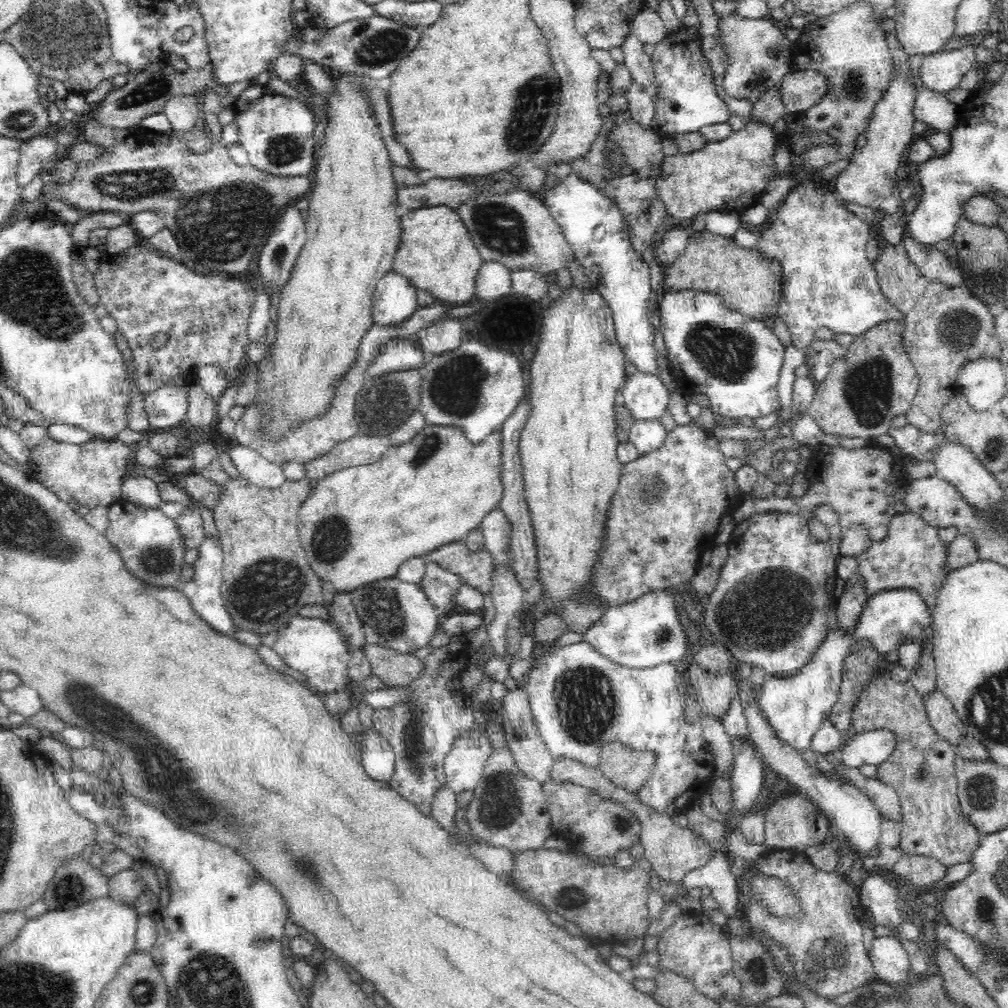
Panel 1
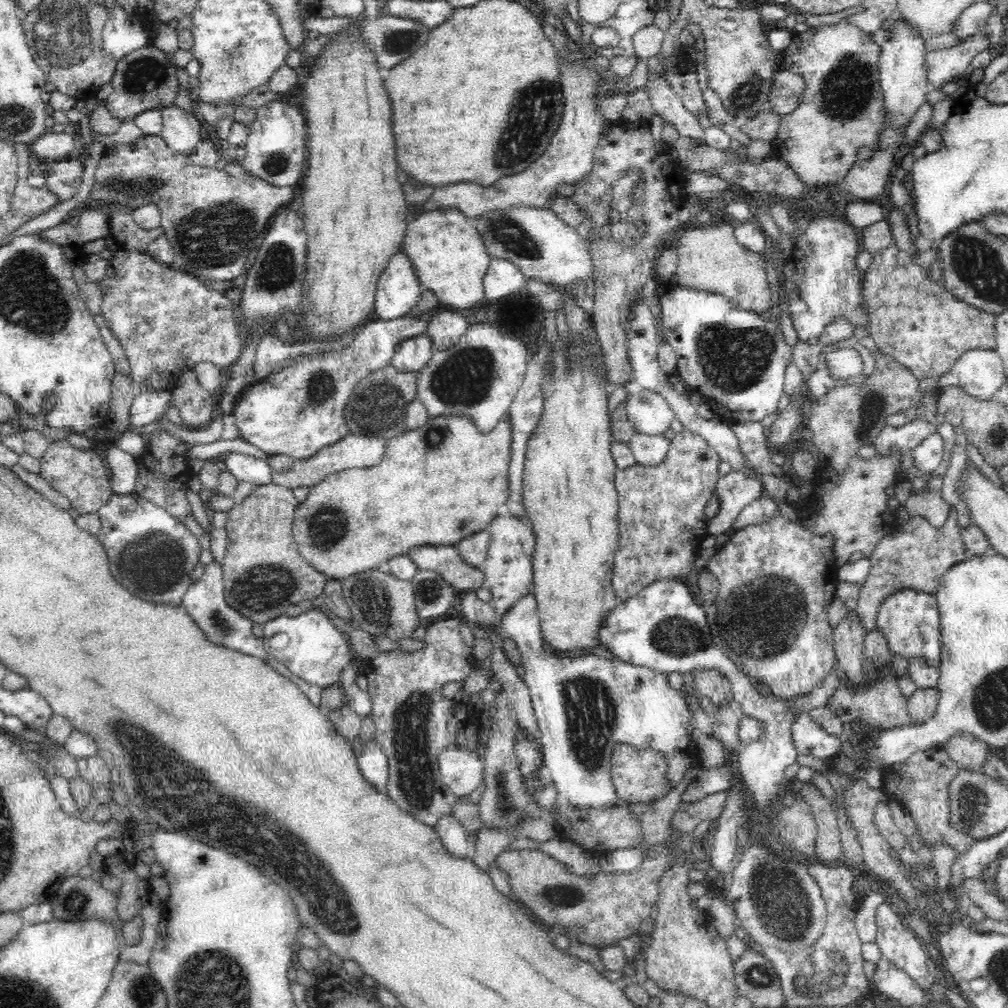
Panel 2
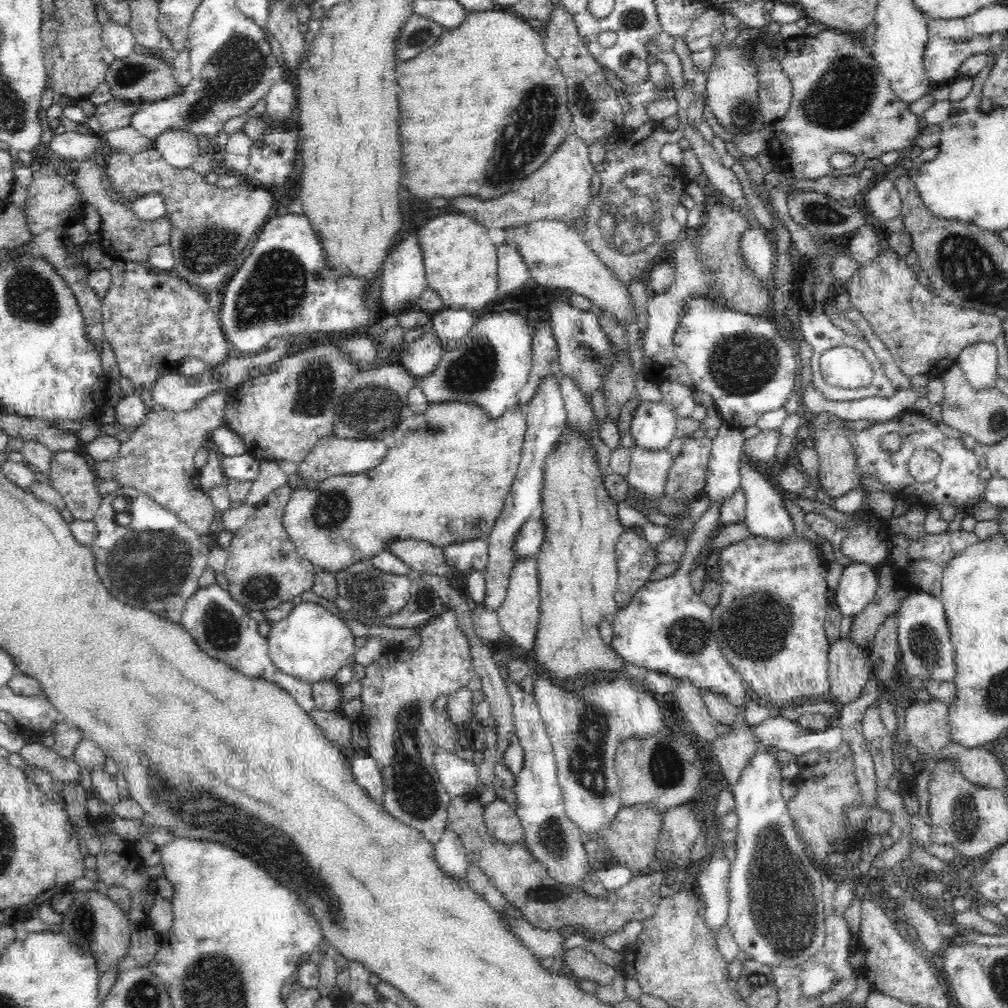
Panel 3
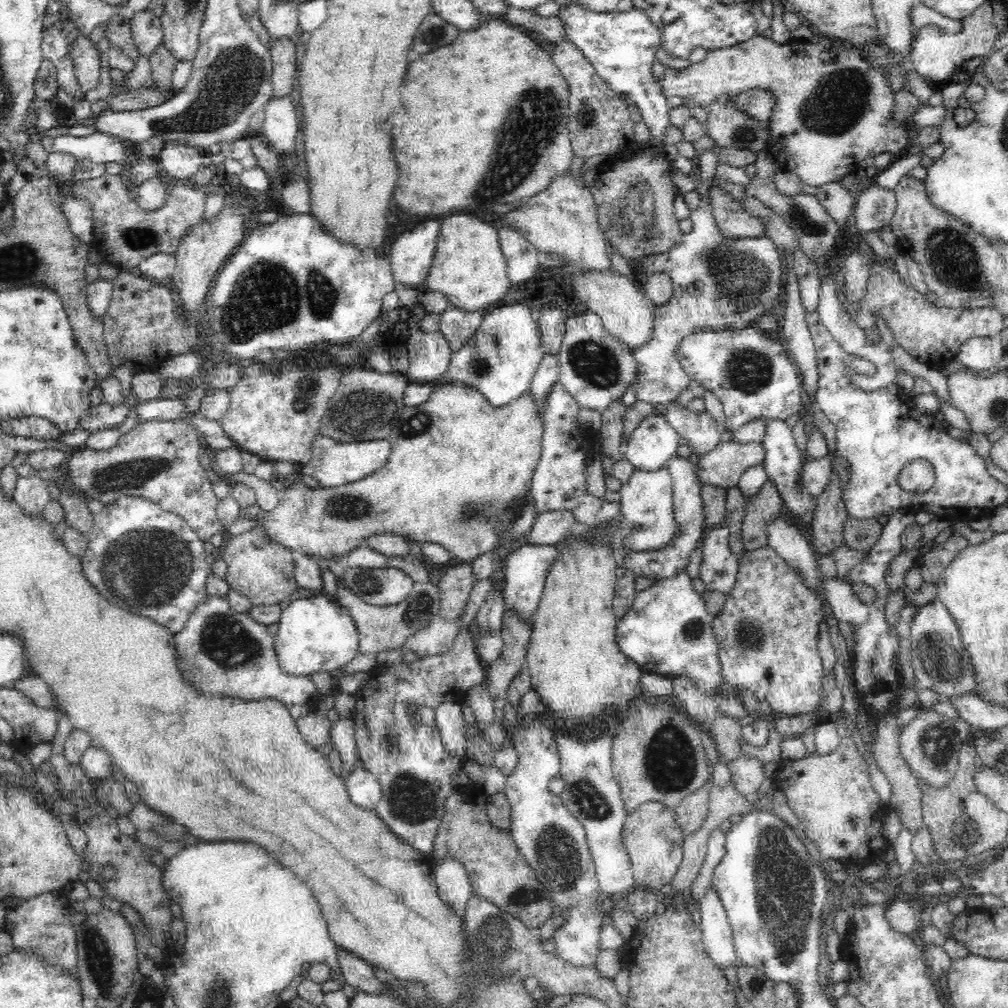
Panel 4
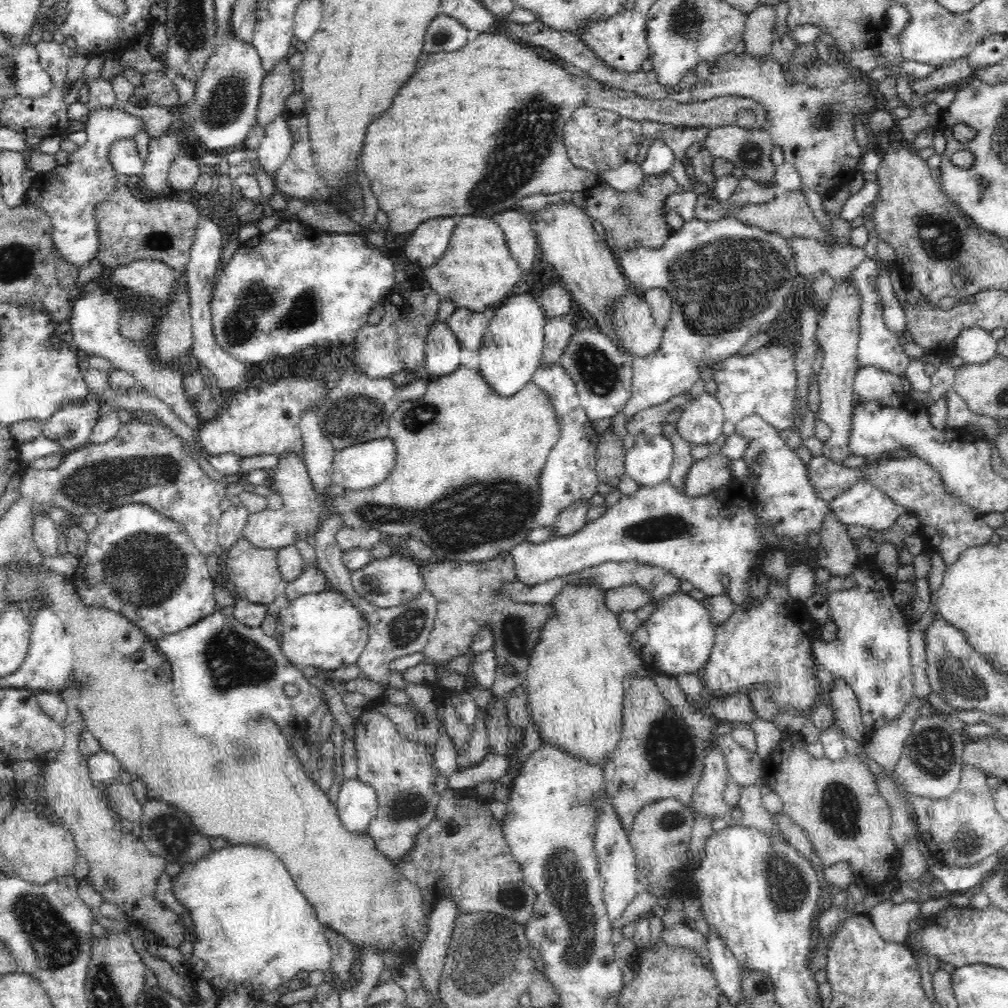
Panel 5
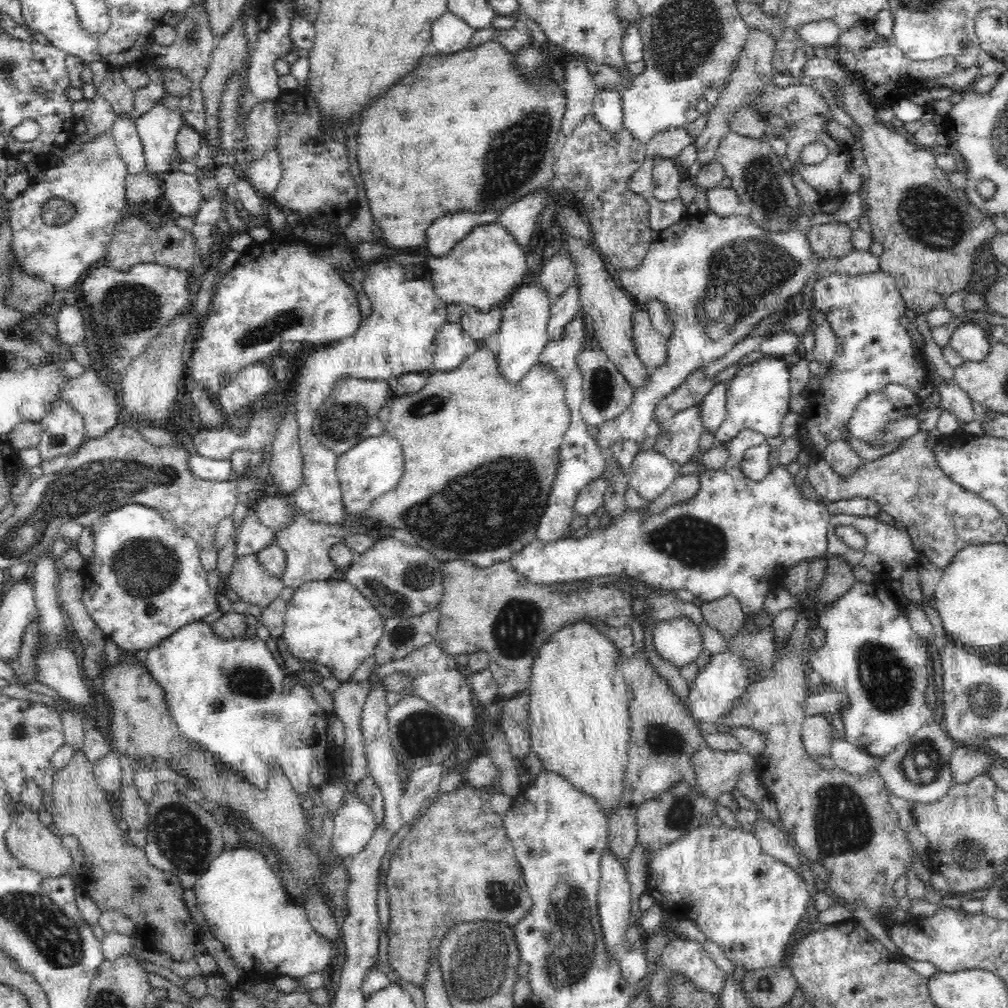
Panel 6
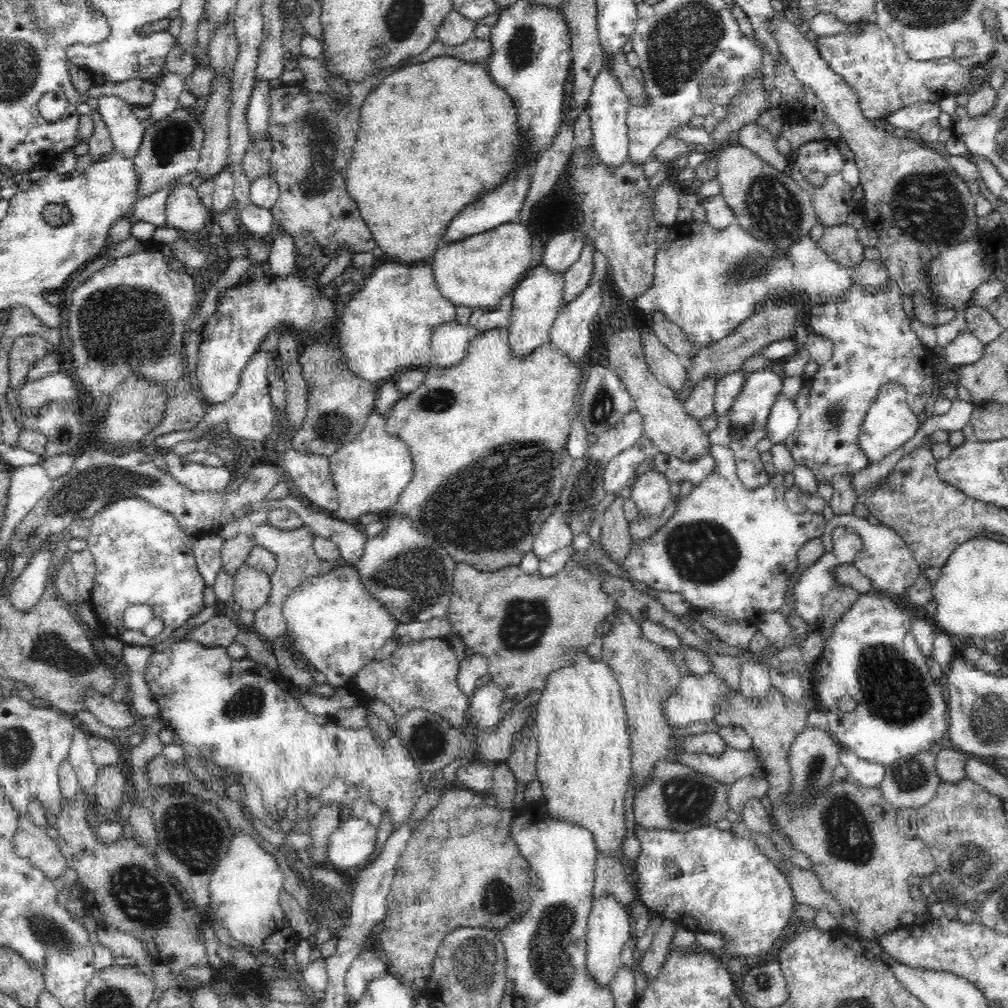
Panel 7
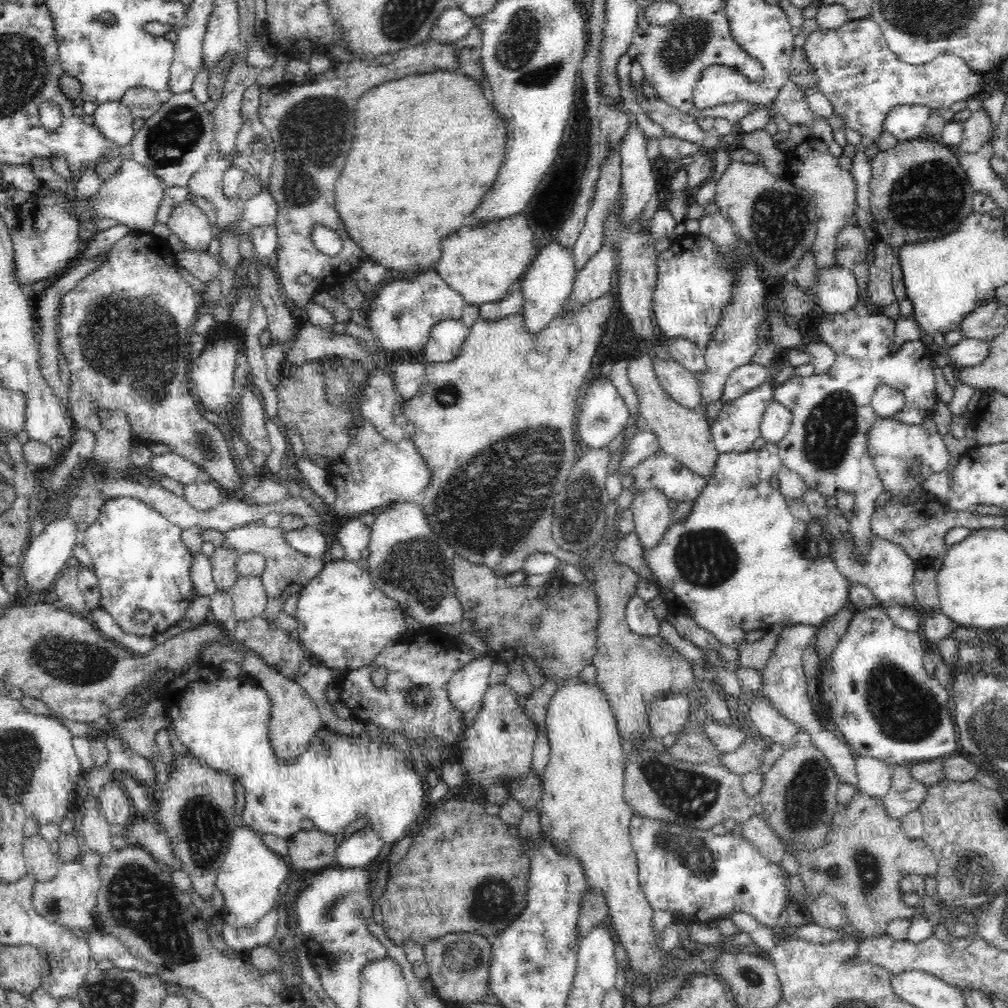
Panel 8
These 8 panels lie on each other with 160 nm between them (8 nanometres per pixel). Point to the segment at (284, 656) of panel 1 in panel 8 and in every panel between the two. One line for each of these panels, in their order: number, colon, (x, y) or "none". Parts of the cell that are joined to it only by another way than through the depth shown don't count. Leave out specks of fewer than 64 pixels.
2: (317, 652)
3: (311, 644)
4: (316, 635)
5: (324, 630)
6: (330, 623)
7: (337, 626)
8: (344, 621)

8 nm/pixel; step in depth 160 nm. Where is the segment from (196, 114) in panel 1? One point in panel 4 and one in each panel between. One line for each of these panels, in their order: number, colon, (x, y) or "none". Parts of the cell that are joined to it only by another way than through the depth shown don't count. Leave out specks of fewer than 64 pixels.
2: (181, 130)
3: (181, 149)
4: (180, 161)

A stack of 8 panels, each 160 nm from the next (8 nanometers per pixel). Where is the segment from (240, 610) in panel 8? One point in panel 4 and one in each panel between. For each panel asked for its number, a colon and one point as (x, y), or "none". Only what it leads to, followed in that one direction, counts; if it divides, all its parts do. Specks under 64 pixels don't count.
4: (261, 569)
5: (254, 570)
6: (253, 585)
7: (251, 589)

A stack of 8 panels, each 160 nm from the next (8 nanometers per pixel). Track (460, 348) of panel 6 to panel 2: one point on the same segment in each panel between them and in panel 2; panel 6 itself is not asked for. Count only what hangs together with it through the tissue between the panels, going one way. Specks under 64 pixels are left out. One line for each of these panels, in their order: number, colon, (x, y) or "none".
2: (411, 355)
3: (420, 357)
4: (428, 353)
5: (441, 356)

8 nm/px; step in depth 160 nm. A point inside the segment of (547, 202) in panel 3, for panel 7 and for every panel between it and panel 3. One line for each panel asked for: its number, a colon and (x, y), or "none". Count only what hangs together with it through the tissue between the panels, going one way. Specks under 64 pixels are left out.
4: (561, 218)
5: (567, 238)
6: (611, 309)
7: (664, 420)

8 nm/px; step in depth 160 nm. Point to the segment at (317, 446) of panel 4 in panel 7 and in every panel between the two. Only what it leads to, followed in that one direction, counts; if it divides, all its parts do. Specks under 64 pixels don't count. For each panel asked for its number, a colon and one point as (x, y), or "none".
5: (355, 467)
6: (375, 465)
7: (370, 472)

